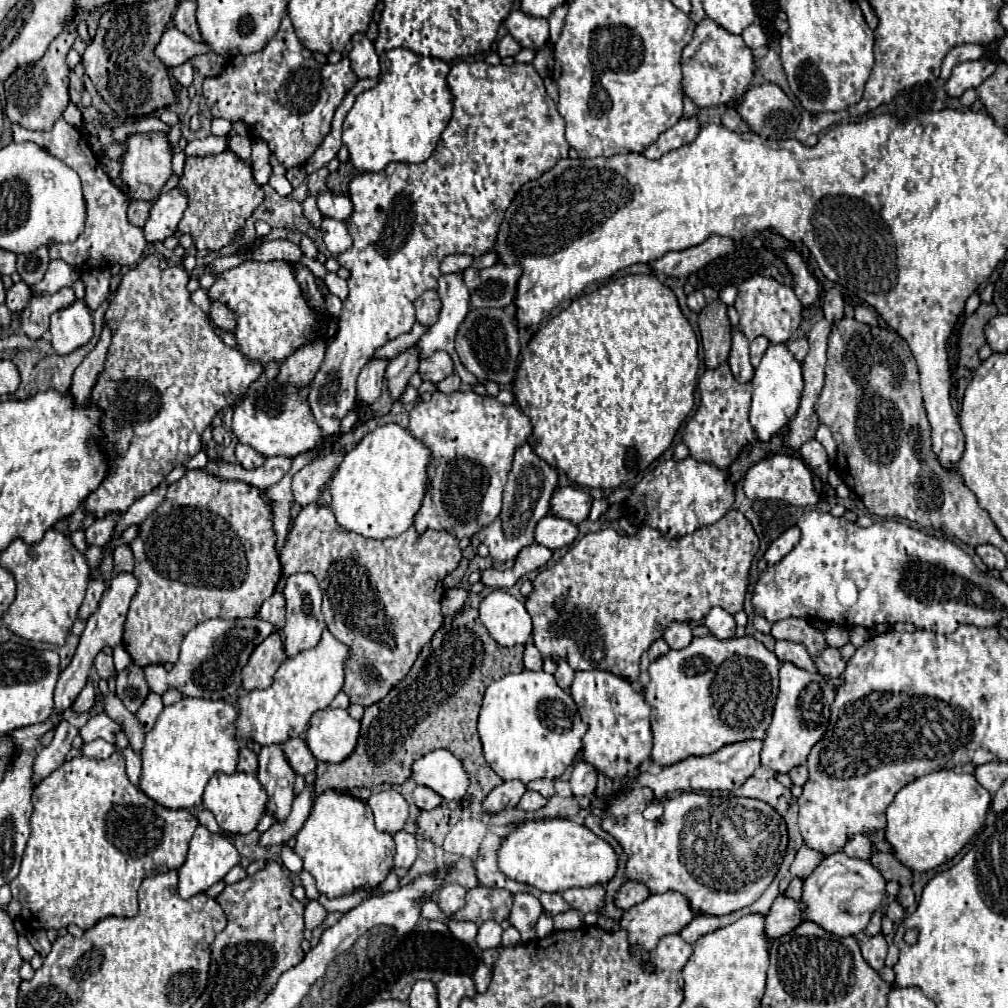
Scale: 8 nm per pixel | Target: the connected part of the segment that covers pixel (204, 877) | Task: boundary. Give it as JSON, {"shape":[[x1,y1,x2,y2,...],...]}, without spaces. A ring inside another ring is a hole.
{"shape":[[197,826,191,842,189,842,189,854,185,864,179,868,179,896,191,898,199,892,209,890,215,882,223,880,223,876,239,864,239,852,237,848,223,836,211,834,205,826]]}

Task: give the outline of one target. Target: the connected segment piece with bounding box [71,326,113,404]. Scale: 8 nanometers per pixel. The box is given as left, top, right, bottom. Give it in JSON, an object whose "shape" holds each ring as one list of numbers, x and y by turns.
{"shape":[[105,326,97,346,87,354,87,358,77,366,77,370,73,374,71,394,75,396,75,400,79,404,83,404,91,396,91,390,95,388,99,374,103,372,103,364,107,360,107,348,111,344,111,334,113,334,113,330,109,326]]}

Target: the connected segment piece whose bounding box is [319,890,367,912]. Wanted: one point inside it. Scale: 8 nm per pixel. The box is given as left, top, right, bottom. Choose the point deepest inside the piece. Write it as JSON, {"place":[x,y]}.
{"place":[345,903]}

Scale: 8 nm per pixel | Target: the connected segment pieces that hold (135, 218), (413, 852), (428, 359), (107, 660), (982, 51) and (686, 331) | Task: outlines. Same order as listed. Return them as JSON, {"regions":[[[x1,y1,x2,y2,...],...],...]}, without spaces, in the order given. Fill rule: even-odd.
{"regions":[[[131,200,129,202,129,210,127,210,127,218,133,226,143,226,147,220,147,214,151,210,151,202,139,202,139,200]],[[405,830,395,834,395,844,397,844,397,854,395,854,395,868,411,868,411,864,417,858,417,838,415,834,409,834]],[[437,350,435,354,421,358,421,362,419,362,419,374,421,374,423,382,437,384,443,378,447,378,451,372,453,372,453,360,443,350]],[[99,652,97,658,95,658,95,670,97,670,97,674,99,674,101,680,107,680,109,682,111,676,113,676,113,670,115,670,113,658,107,656,105,652]],[[959,44,959,46,953,46,947,56,943,58,943,66,941,66,941,78,949,78,951,70,955,64,959,62,967,62,967,60,979,60,987,54,989,46,983,46,983,44]],[[633,274,633,276,623,276,617,278,595,292,587,296,575,298,569,308,561,310,557,316,553,316,539,332,533,336,529,346,521,354,521,364,517,368,517,378,515,378,515,400,519,408,531,418,533,424,533,434,529,438,531,448,535,450,537,456,541,456,549,466,555,470,563,472,571,482,583,486,583,488,619,488,627,482,637,480,653,460,657,460,665,450,671,448,671,442,681,426,681,422,687,418,687,414,693,410,693,394,697,386,697,370,699,370,699,358,697,358,698,340,683,316,675,294,663,286,653,274]]]}

